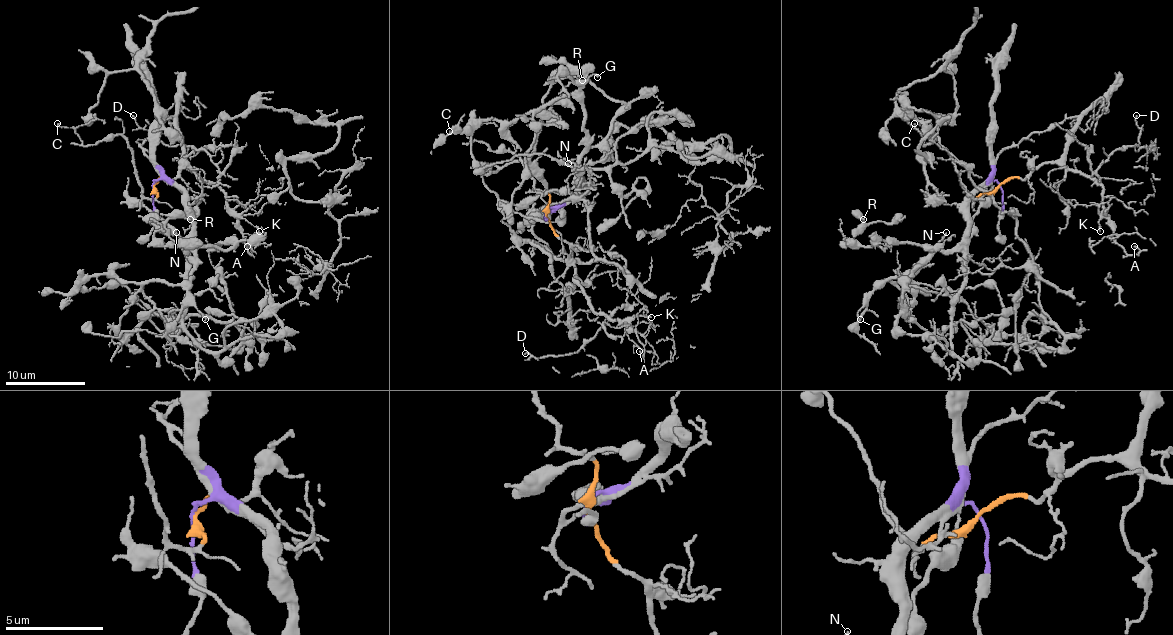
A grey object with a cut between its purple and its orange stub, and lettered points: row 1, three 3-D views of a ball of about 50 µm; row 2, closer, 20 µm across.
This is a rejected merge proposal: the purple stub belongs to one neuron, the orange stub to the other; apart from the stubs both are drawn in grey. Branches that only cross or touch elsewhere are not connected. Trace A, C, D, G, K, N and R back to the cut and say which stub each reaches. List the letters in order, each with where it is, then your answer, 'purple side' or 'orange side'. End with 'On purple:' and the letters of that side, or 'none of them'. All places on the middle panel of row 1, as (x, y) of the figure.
A: at (639, 351); orange side
C: at (449, 131); orange side
D: at (525, 353); orange side
G: at (597, 77); purple side
K: at (651, 317); orange side
N: at (568, 163); purple side
R: at (582, 80); purple side
On purple: G, N, R

